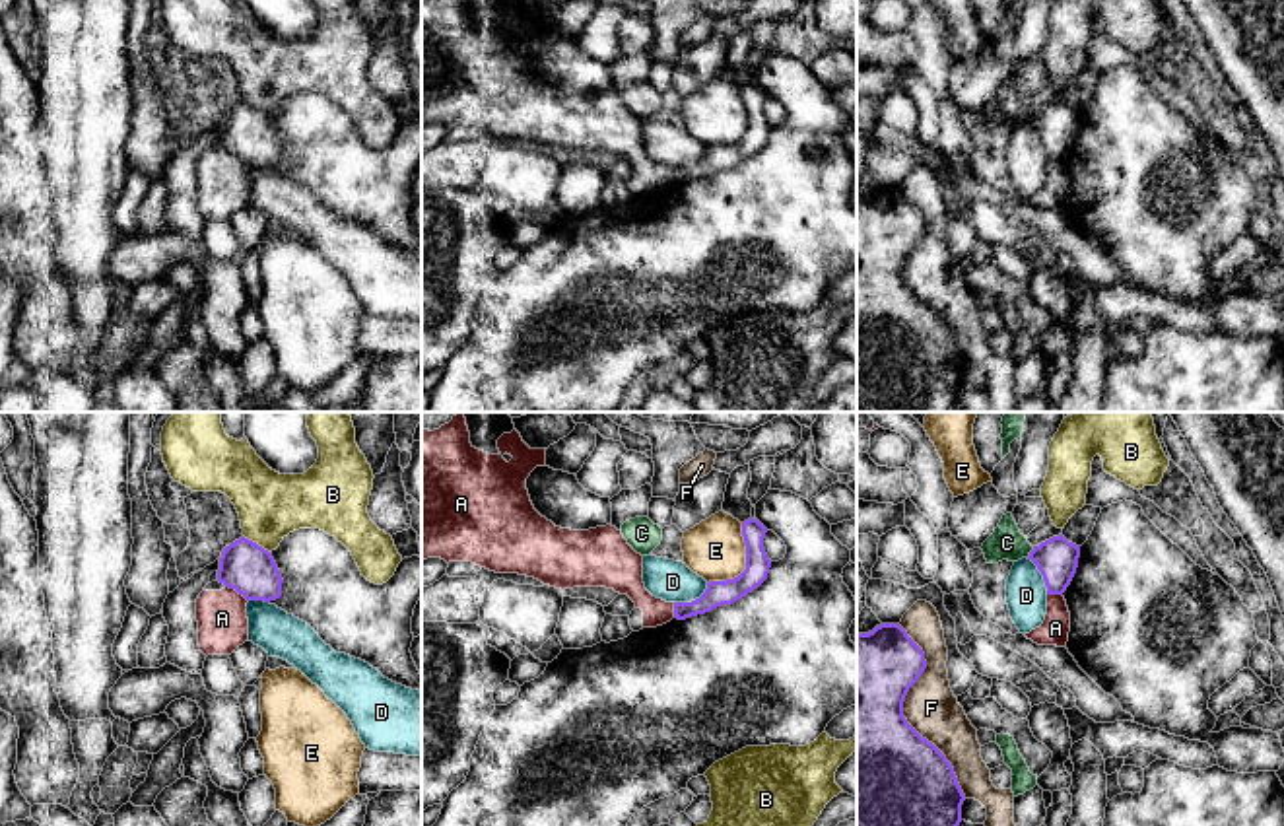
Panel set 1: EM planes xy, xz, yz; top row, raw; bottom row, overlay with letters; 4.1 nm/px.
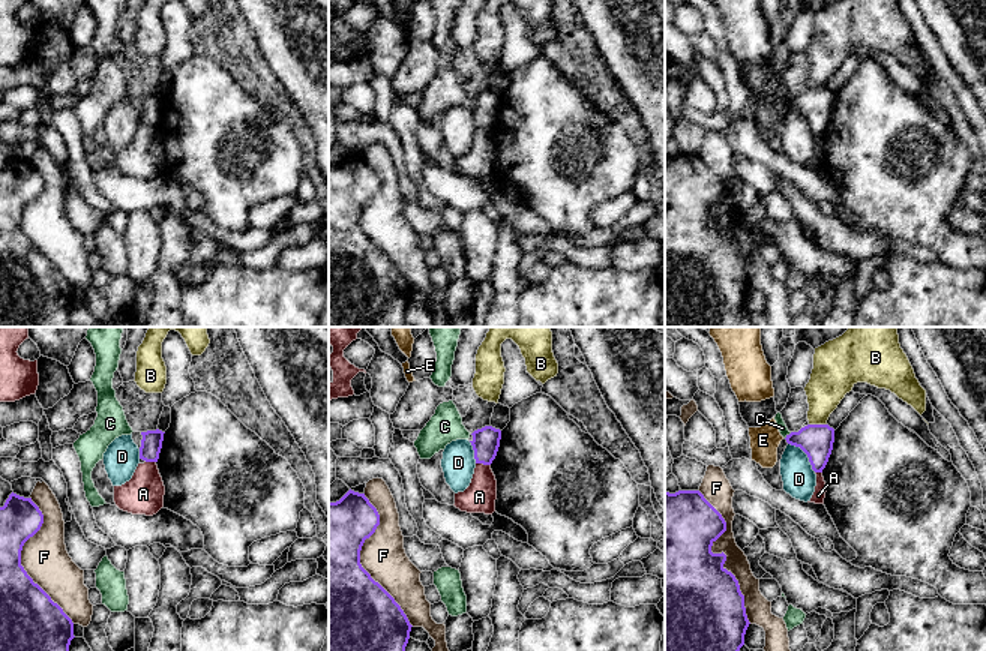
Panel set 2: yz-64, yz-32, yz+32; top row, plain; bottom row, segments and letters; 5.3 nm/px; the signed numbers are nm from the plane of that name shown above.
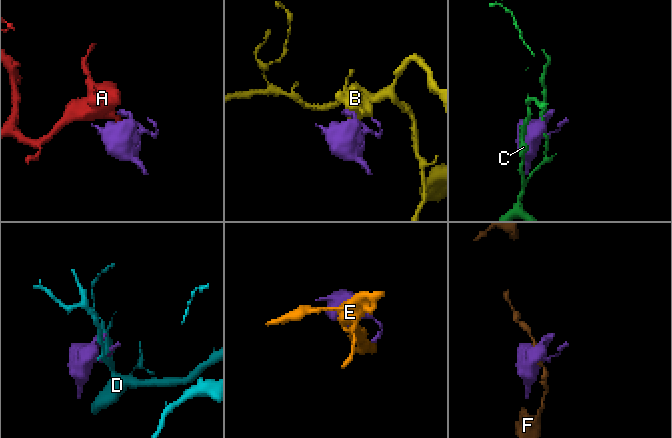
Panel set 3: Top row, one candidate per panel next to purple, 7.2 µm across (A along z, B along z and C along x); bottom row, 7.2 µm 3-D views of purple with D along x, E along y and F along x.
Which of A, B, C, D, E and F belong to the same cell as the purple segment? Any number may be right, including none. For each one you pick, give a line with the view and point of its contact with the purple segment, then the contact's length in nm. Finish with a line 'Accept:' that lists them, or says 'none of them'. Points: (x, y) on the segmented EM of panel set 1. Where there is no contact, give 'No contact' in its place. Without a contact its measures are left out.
Accept: none of them

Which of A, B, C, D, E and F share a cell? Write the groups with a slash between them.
A / B / C / D / E / F

